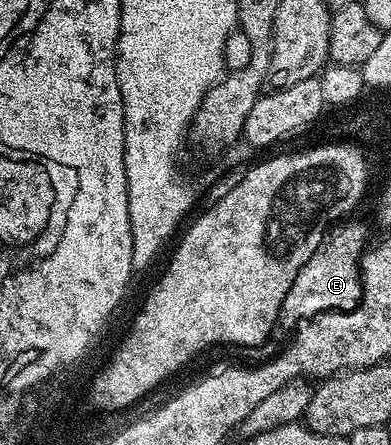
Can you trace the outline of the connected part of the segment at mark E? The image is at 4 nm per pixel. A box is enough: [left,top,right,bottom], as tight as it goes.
[278,218,370,330]

